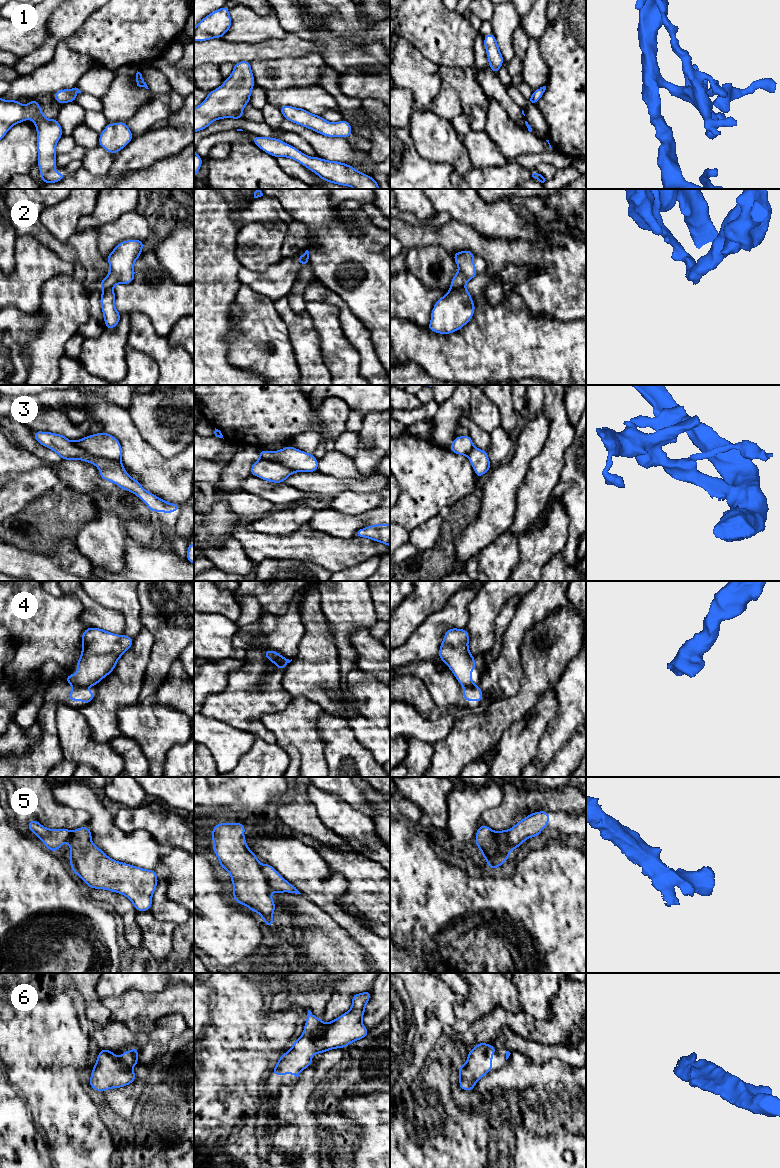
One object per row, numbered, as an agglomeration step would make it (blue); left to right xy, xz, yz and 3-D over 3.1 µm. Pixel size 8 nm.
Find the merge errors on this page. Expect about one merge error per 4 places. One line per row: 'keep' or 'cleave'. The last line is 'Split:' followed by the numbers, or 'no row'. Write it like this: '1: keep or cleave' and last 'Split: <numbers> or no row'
1: keep
2: cleave
3: cleave
4: cleave
5: cleave
6: keep
Split: 2, 3, 4, 5

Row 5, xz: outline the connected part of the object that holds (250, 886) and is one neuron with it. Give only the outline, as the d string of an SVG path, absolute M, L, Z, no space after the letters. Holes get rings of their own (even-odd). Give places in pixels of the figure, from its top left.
M219 823L212 828L213 852L219 858L219 866L231 875L234 886L232 898L259 913L262 921L274 927L272 916L276 905L271 898L270 887L262 873L257 856L249 849L245 838L244 823Z

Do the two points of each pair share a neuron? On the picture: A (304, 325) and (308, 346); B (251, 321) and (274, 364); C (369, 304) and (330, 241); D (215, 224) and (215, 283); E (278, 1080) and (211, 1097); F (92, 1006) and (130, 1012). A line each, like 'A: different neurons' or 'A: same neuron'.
A: same neuron
B: same neuron
C: same neuron
D: same neuron
E: different neurons
F: different neurons

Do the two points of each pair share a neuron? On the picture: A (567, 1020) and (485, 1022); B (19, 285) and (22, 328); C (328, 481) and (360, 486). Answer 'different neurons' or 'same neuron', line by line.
A: same neuron
B: different neurons
C: same neuron

